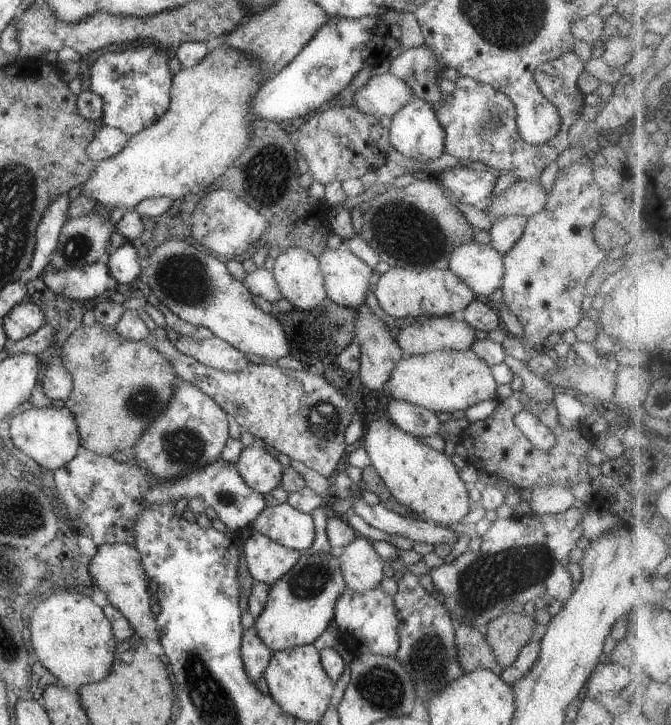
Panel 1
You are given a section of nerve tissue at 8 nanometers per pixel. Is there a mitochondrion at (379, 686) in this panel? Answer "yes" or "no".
yes

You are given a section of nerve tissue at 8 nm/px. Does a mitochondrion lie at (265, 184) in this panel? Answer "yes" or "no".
no

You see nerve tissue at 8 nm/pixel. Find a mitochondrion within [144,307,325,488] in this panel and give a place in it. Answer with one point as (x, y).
(182, 448)

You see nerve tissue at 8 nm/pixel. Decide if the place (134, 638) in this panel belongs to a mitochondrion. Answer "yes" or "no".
no

